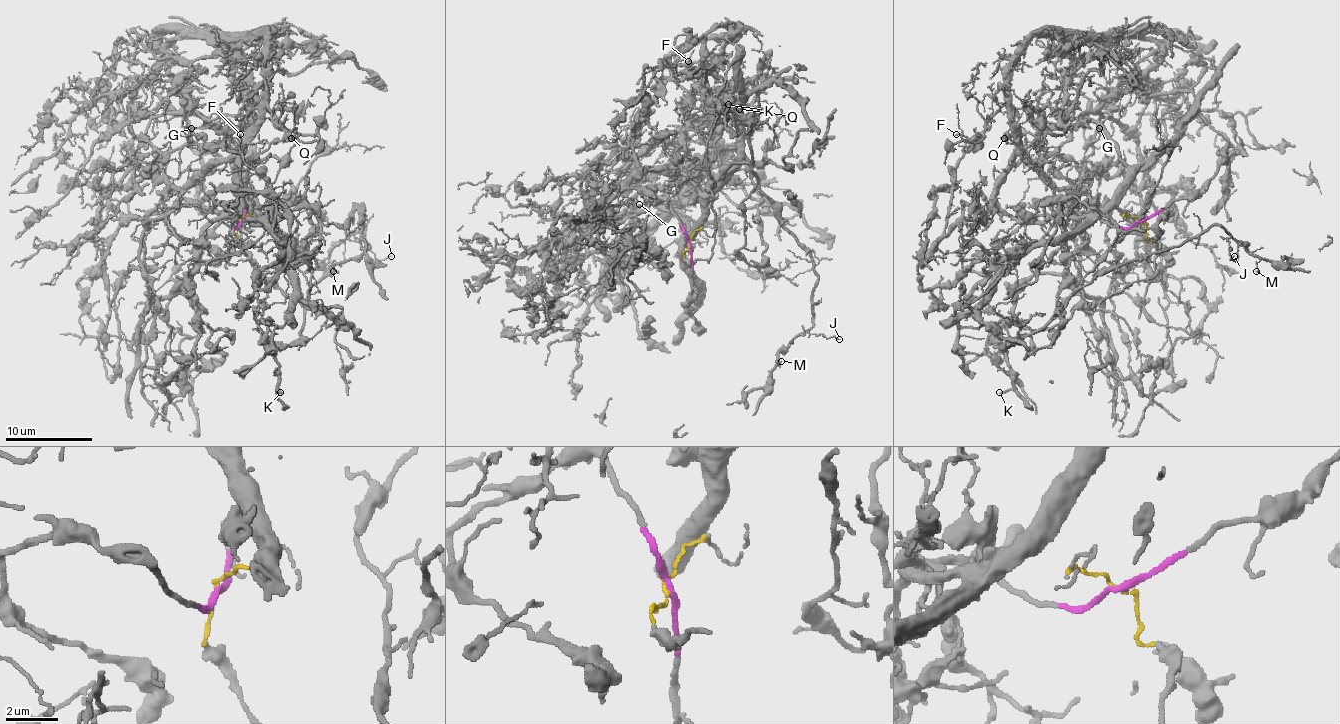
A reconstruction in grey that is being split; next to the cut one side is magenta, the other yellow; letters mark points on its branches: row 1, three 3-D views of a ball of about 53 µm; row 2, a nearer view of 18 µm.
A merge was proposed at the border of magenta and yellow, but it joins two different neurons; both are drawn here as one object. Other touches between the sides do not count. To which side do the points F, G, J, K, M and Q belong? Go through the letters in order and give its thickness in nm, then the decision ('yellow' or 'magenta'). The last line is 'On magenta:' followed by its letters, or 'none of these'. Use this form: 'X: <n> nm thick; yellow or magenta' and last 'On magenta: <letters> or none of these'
F: 120 nm thick; magenta
G: 140 nm thick; magenta
J: 100 nm thick; yellow
K: 170 nm thick; yellow
M: 100 nm thick; yellow
Q: 120 nm thick; magenta
On magenta: F, G, Q

